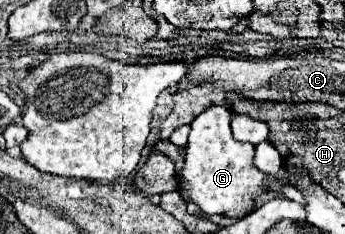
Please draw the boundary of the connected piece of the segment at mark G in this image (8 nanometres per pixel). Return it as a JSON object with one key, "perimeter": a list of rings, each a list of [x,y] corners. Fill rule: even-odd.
{"perimeter":[[[211,105],[191,121],[185,165],[181,179],[187,183],[187,195],[195,201],[205,215],[227,215],[241,217],[259,209],[267,199],[283,195],[281,191],[269,189],[263,173],[255,167],[255,147],[251,143],[239,143],[231,135],[231,111],[221,105]]]}

